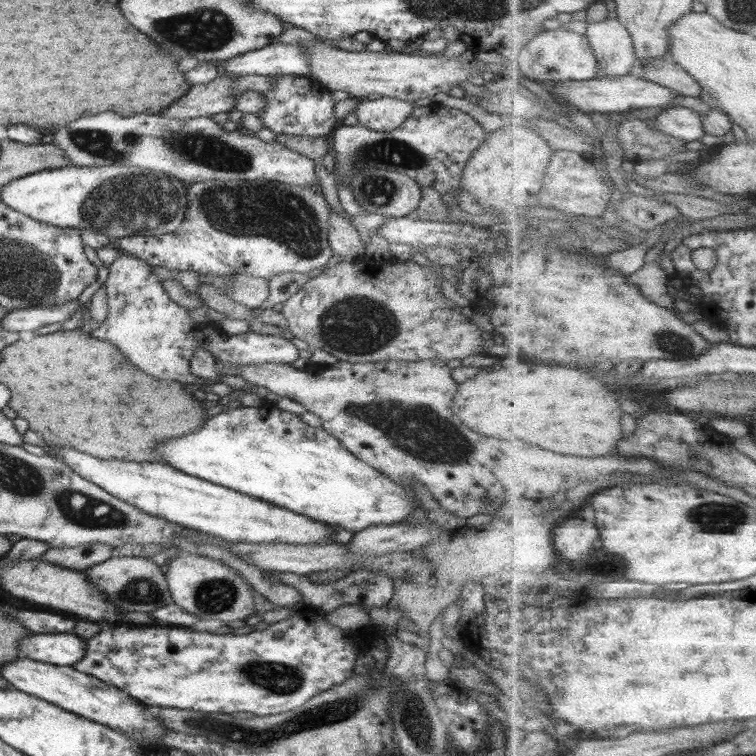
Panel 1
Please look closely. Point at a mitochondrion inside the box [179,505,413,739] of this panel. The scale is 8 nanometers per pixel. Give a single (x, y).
(276, 678)

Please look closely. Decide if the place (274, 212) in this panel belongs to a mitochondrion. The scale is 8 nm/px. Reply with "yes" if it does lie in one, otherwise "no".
yes

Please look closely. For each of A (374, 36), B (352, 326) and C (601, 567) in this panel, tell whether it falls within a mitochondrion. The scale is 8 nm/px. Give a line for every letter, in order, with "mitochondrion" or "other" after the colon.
A: other
B: mitochondrion
C: other

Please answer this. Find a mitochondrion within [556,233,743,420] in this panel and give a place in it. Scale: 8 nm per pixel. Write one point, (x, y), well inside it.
(670, 342)

